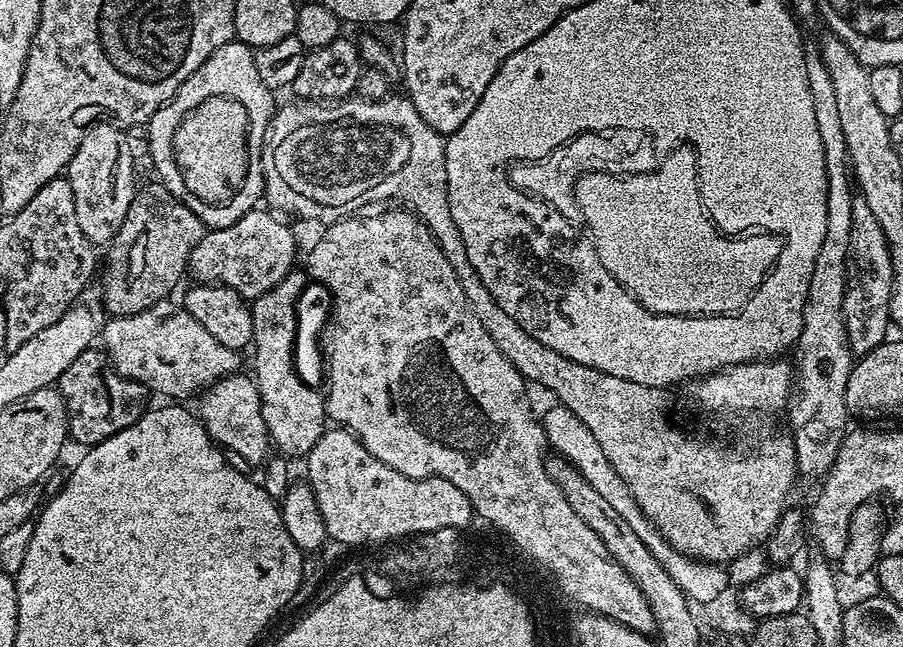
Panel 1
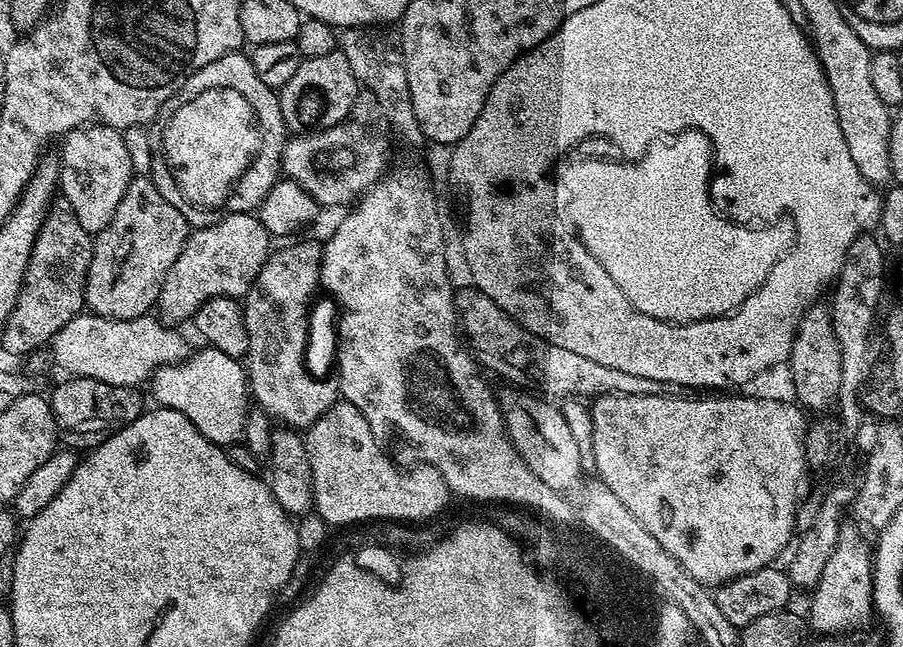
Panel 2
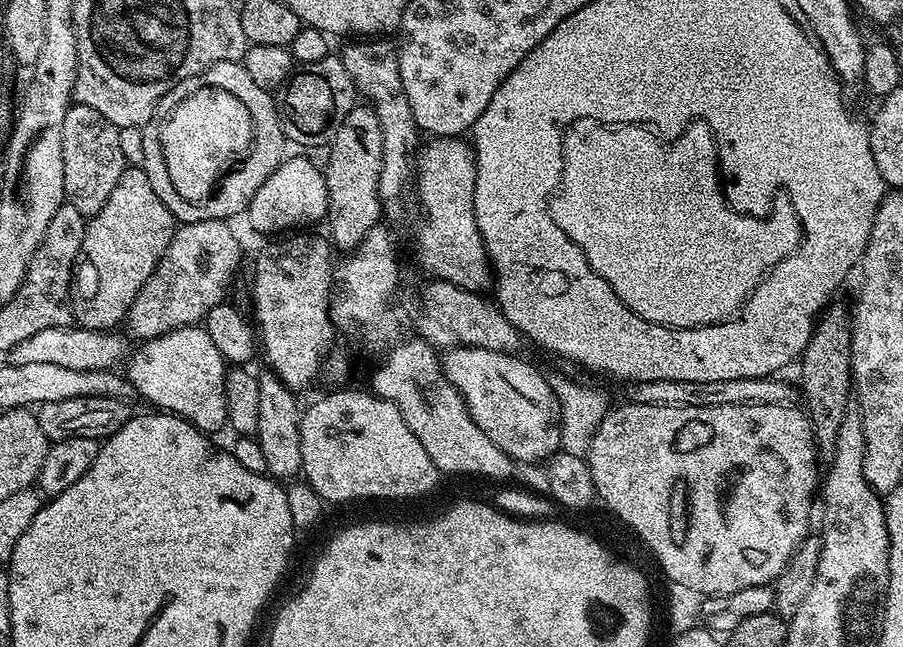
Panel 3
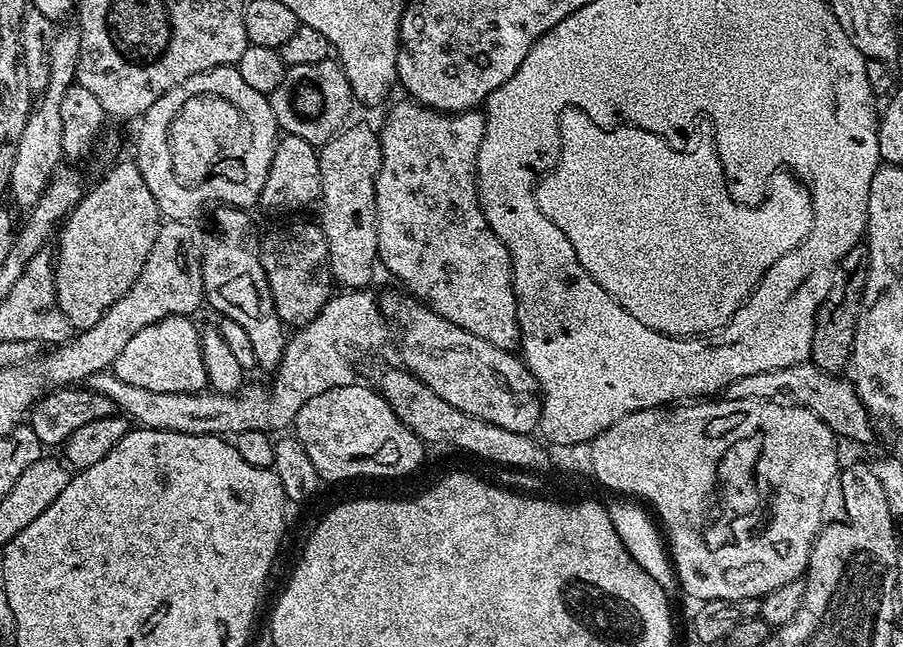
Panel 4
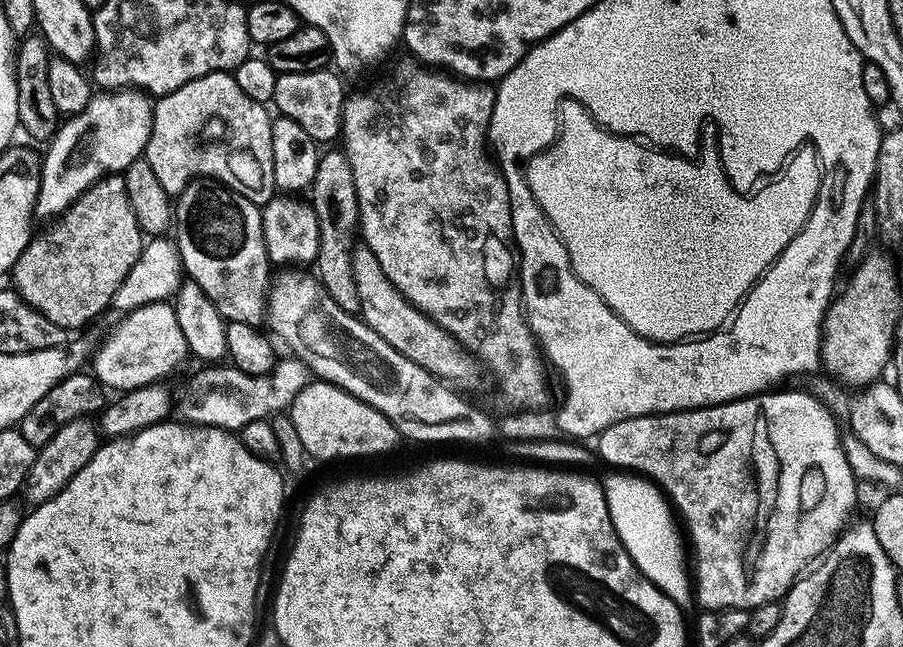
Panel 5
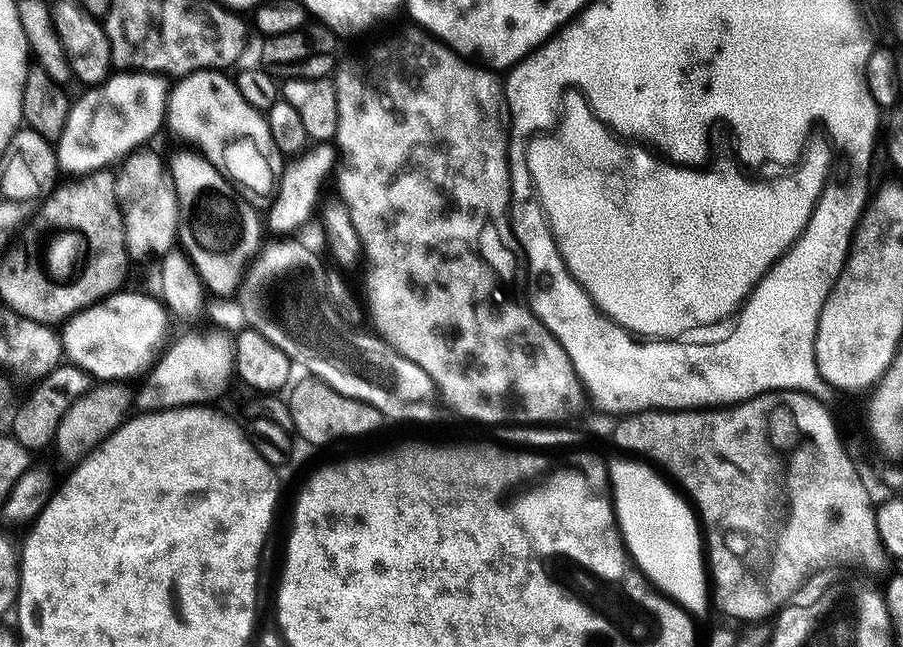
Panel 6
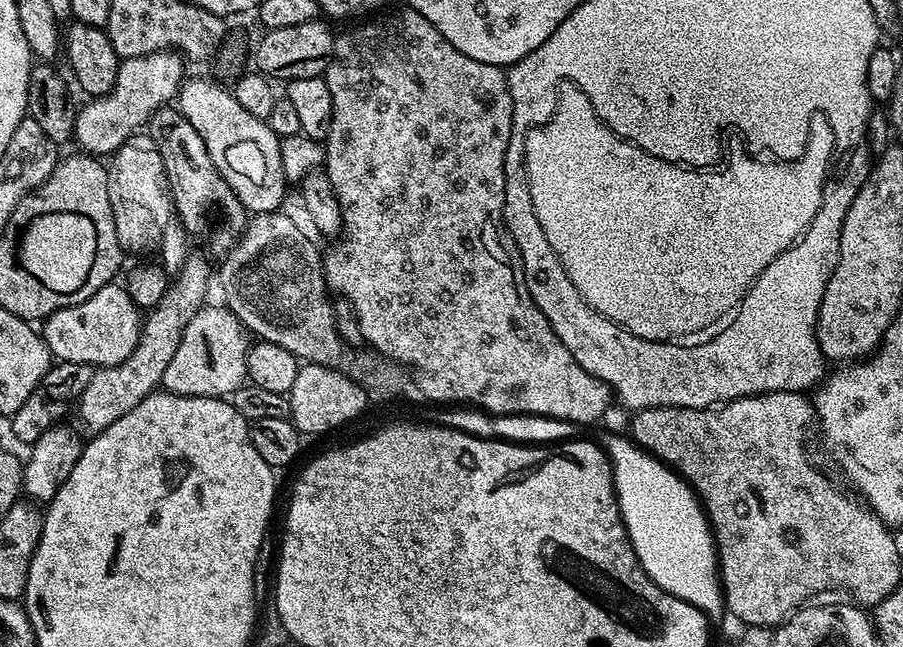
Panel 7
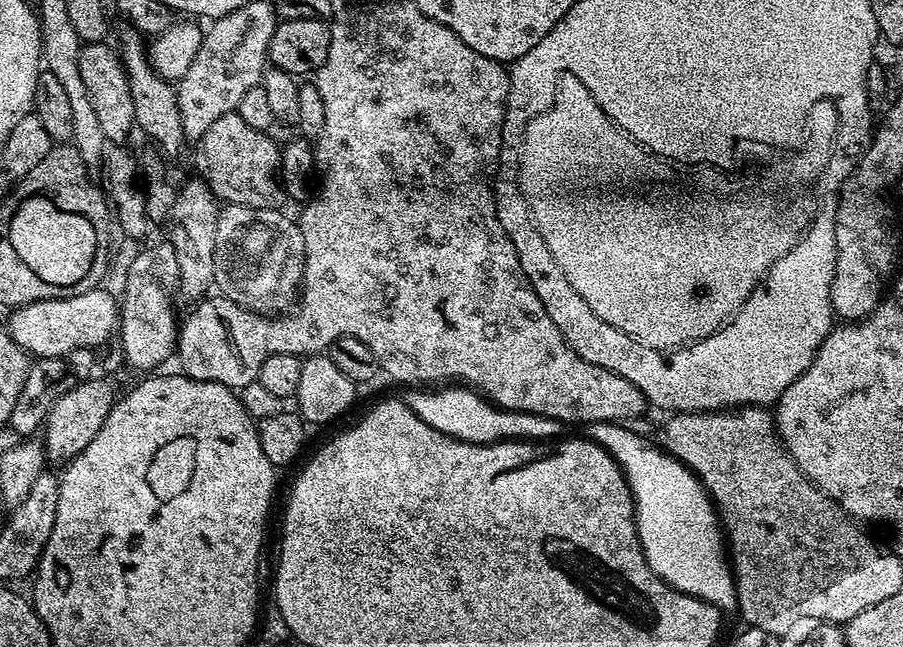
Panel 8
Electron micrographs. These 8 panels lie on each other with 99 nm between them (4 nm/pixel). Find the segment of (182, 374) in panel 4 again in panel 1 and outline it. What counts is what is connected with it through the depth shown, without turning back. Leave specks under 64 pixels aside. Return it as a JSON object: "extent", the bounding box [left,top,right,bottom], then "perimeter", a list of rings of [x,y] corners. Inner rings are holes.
{"extent":[198,374,270,466],"perimeter":[[[233,374],[217,380],[211,388],[199,397],[198,415],[208,431],[209,436],[216,441],[221,449],[238,450],[242,458],[246,458],[249,466],[263,465],[270,455],[270,441],[266,421],[262,416],[262,406],[258,386],[253,377],[246,374]]]}

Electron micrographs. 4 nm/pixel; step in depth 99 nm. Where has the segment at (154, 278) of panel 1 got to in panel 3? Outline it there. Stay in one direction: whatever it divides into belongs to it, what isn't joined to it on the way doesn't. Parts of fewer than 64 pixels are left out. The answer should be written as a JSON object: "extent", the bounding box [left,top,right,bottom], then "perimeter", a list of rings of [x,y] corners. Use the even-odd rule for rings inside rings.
{"extent":[74,167,178,332],"perimeter":[[[125,167],[106,206],[98,210],[84,230],[82,255],[74,273],[74,320],[81,328],[95,332],[115,329],[125,323],[138,290],[146,286],[162,254],[174,238],[178,221],[172,211],[154,194],[143,167]]]}

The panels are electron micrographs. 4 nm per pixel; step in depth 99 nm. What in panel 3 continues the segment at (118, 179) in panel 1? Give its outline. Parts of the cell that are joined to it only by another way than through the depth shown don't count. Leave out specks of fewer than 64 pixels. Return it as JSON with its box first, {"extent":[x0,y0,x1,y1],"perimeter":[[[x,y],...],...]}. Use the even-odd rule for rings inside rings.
{"extent":[62,103,126,218],"perimeter":[[[73,103],[71,108],[66,110],[66,119],[62,122],[62,162],[64,163],[64,198],[67,203],[78,210],[85,218],[91,218],[106,206],[106,198],[118,186],[118,178],[122,178],[126,167],[124,161],[124,148],[120,145],[121,129],[115,128],[98,110],[94,110],[85,104]]]}

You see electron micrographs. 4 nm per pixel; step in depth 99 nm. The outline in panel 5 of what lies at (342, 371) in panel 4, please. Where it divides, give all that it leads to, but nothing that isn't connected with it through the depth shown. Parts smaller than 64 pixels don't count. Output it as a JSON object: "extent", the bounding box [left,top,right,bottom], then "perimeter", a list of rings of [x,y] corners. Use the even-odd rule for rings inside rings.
{"extent":[174,358,310,430],"perimeter":[[[291,358],[292,360],[277,359],[276,365],[269,372],[261,376],[251,376],[242,370],[231,366],[204,366],[201,372],[196,372],[174,396],[174,412],[183,423],[198,424],[201,428],[227,428],[238,430],[246,426],[246,422],[258,422],[268,420],[273,416],[291,409],[294,398],[310,383],[310,369],[303,360]]]}

